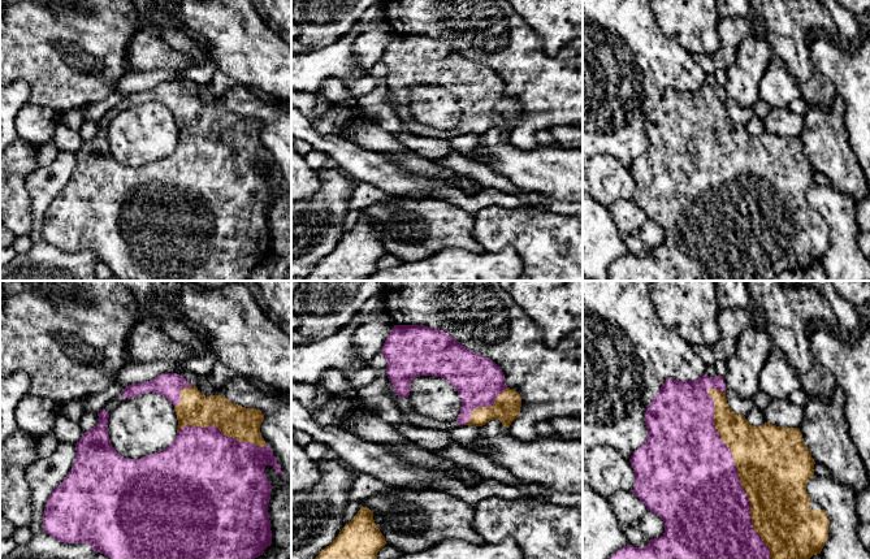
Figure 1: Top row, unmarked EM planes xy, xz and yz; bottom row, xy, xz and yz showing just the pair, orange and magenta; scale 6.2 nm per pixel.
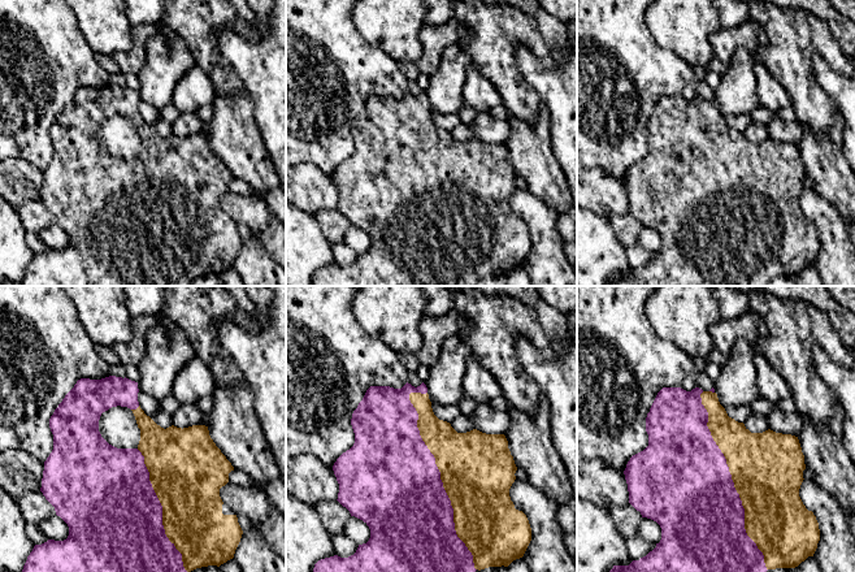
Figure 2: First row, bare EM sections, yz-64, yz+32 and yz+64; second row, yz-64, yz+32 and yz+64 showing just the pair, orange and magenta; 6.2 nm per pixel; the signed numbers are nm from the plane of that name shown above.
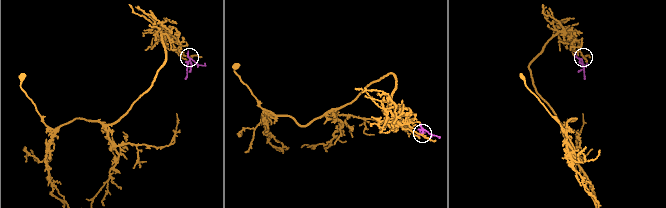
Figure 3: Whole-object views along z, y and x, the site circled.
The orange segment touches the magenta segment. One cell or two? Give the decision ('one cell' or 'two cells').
one cell

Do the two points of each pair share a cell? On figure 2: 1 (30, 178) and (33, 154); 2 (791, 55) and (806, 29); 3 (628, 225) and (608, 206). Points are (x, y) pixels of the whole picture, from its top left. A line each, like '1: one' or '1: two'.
1: two
2: one
3: two

